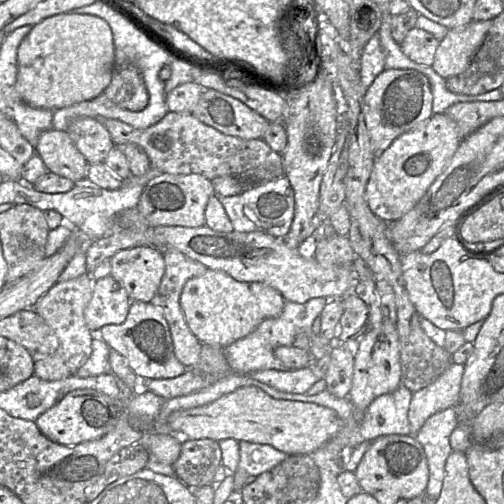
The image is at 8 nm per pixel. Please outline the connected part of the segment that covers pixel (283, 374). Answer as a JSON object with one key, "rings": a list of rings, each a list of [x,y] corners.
{"rings":[[[311,367],[287,371],[268,369],[245,375],[249,375],[251,378],[279,391],[294,394],[305,394],[318,381],[318,376]]]}

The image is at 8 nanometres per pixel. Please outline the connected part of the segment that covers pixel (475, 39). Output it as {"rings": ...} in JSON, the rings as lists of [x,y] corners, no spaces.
{"rings":[[[493,20],[471,21],[448,30],[439,42],[432,68],[443,78],[464,72],[482,45]]]}

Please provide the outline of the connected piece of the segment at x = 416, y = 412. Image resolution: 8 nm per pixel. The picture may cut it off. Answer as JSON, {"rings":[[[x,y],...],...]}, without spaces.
{"rings":[[[452,362],[434,382],[412,393],[408,409],[411,435],[433,414],[458,404],[463,373],[464,365]]]}

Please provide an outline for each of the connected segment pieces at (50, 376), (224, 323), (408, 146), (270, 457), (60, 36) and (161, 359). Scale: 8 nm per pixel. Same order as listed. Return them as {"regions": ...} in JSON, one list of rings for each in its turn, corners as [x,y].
{"regions":[[[[85,273],[77,278],[58,282],[35,305],[35,311],[54,330],[59,340],[56,352],[34,362],[34,376],[45,381],[61,380],[76,375],[92,353],[92,331],[87,327],[84,311],[91,300],[94,279]]],[[[212,269],[189,279],[180,295],[182,312],[195,337],[202,344],[223,348],[250,334],[265,319],[278,317],[284,305],[283,296],[275,288],[261,282],[237,281]]],[[[434,113],[414,129],[398,136],[374,163],[366,185],[366,200],[372,213],[386,222],[394,222],[409,212],[446,169],[461,143],[456,122],[446,113]]],[[[239,441],[240,461],[237,470],[243,470],[250,476],[271,470],[288,455],[269,444],[252,443]]],[[[58,14],[34,25],[20,43],[16,91],[34,108],[69,107],[101,95],[111,82],[114,66],[113,33],[104,19],[88,14]]],[[[131,301],[126,320],[122,324],[108,324],[101,328],[102,340],[119,352],[138,376],[149,379],[175,378],[186,368],[175,356],[169,324],[161,307],[151,302]]]]}

